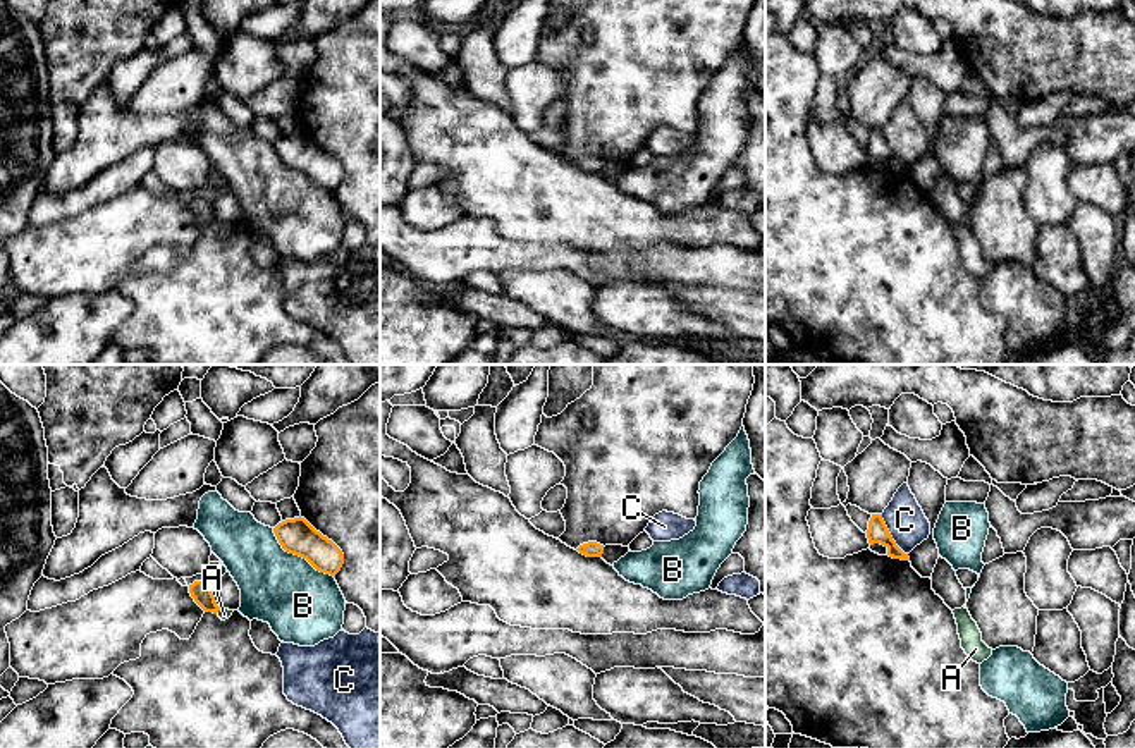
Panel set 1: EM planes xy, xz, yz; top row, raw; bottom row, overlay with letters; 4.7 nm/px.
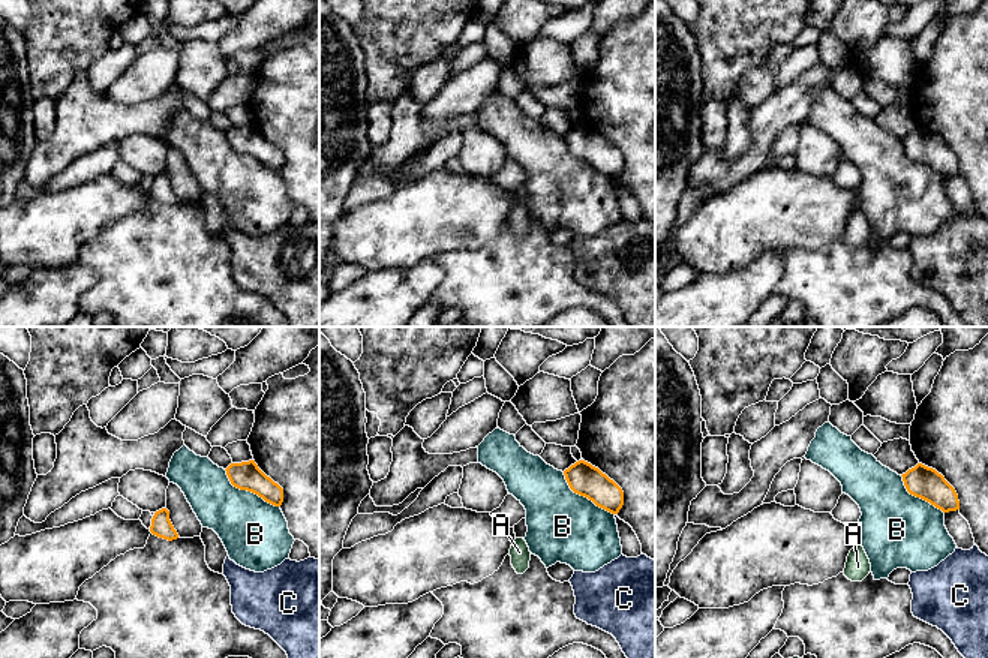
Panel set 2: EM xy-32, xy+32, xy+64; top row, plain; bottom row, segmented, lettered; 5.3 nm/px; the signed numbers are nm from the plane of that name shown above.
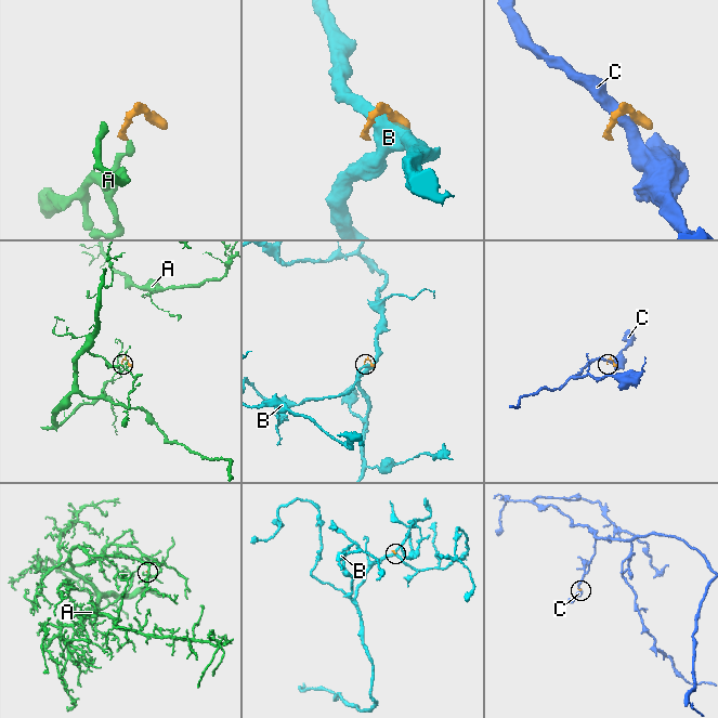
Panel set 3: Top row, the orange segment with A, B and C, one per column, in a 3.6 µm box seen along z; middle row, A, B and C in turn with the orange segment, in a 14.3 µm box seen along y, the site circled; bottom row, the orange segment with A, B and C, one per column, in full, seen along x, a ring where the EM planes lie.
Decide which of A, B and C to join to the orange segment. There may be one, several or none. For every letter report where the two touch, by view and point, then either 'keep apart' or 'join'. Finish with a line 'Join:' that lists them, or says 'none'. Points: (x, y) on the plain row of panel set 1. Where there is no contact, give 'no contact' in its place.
A: xy (217, 226) | join
B: xy (300, 171) | keep apart
C: yz (889, 150) | keep apart
Join: A

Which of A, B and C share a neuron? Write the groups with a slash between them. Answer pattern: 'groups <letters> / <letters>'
groups A / B / C

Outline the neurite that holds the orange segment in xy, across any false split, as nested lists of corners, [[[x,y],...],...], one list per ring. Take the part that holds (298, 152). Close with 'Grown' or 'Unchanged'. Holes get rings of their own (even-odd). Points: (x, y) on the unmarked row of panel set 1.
[[[304,132],[285,134],[273,143],[273,148],[285,167],[306,174],[316,186],[334,193],[340,186],[342,165]]]. Unchanged

